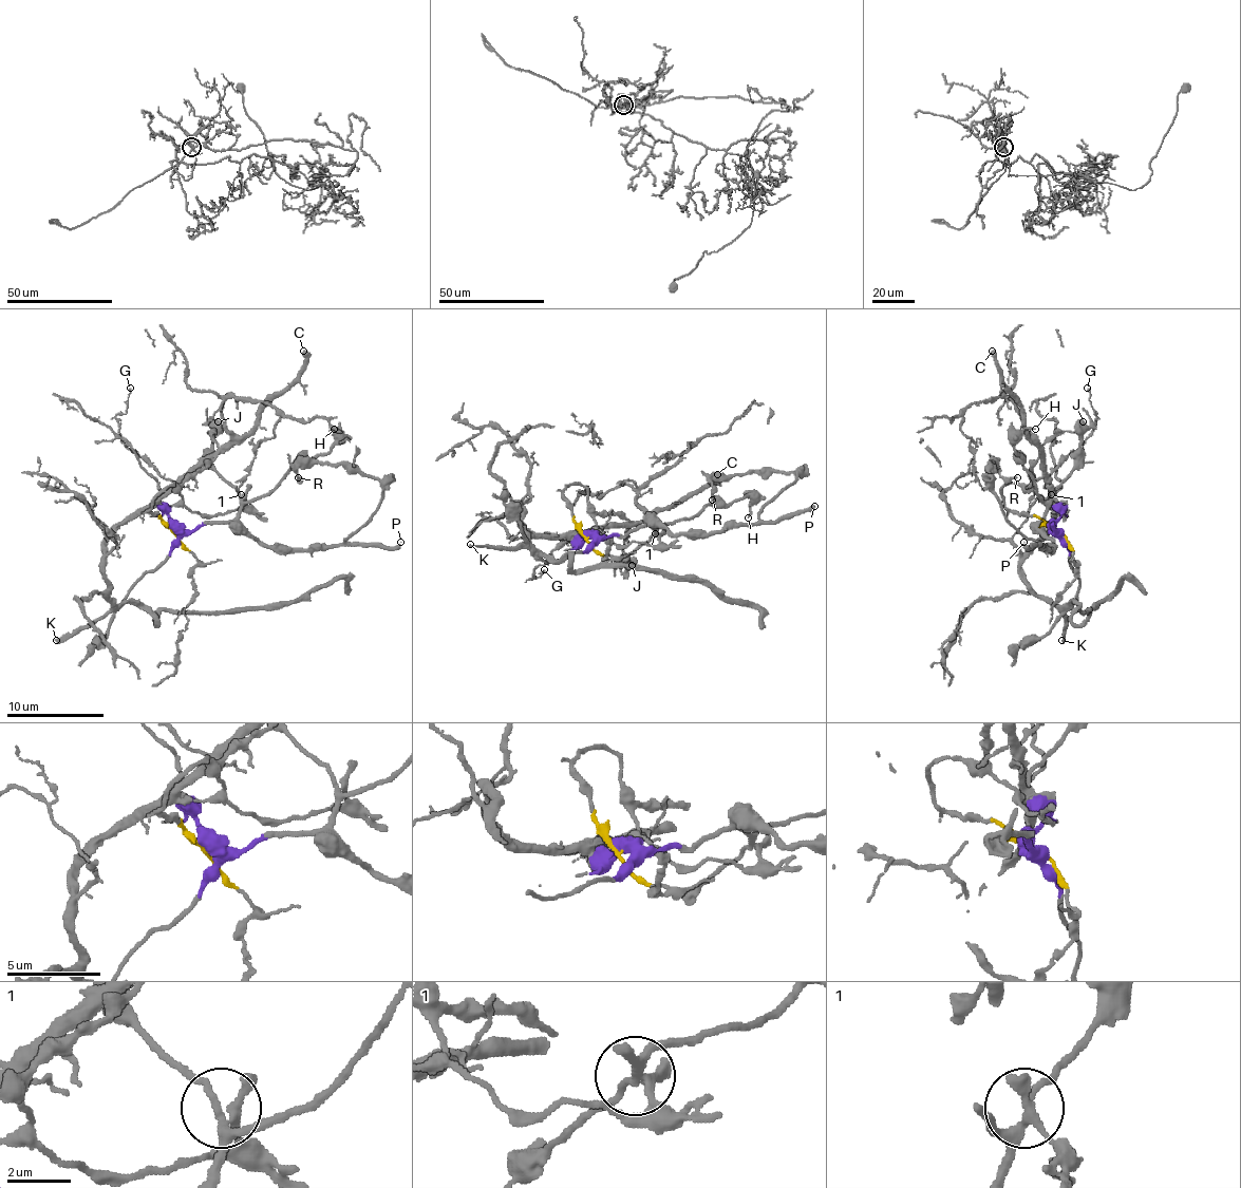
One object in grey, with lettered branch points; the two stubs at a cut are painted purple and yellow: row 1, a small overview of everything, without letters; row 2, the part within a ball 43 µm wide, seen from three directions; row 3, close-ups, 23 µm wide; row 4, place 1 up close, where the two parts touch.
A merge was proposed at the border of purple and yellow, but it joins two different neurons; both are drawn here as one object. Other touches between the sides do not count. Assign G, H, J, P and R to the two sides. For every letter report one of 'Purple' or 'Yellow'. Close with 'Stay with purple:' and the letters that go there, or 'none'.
G: Yellow
H: Purple
J: Purple
P: Purple
R: Purple
Stay with purple: H, J, P, R

